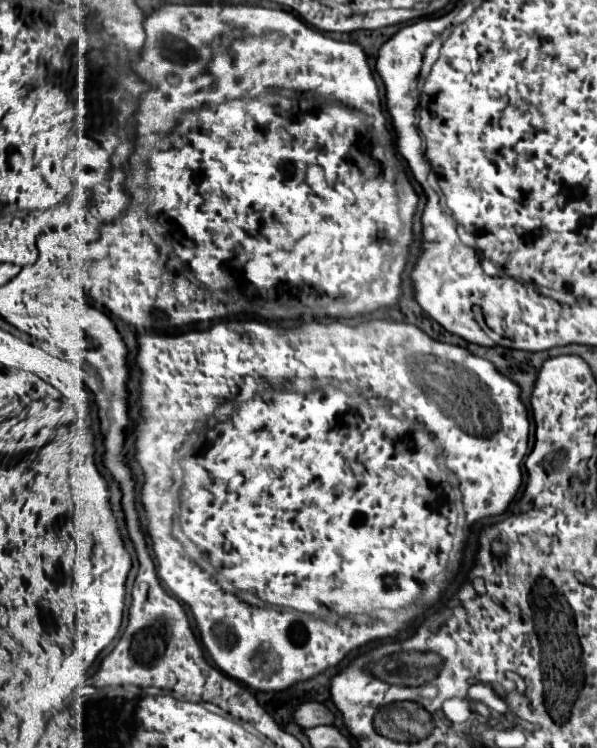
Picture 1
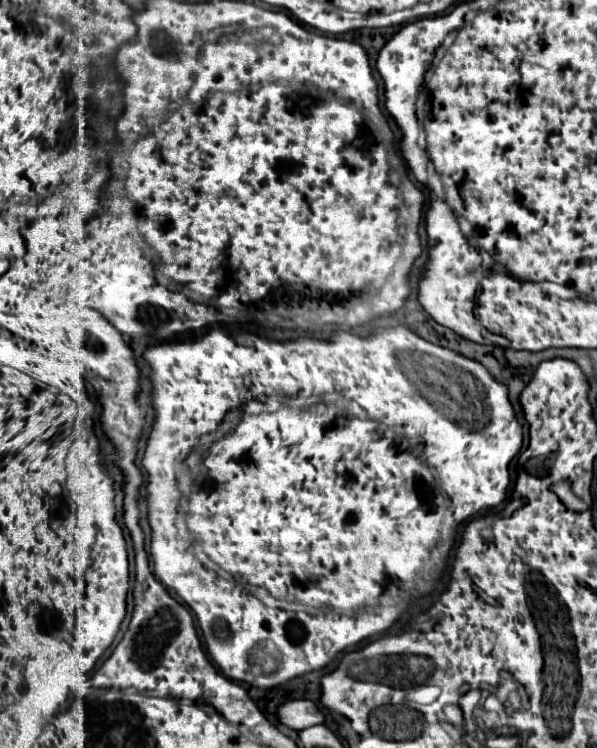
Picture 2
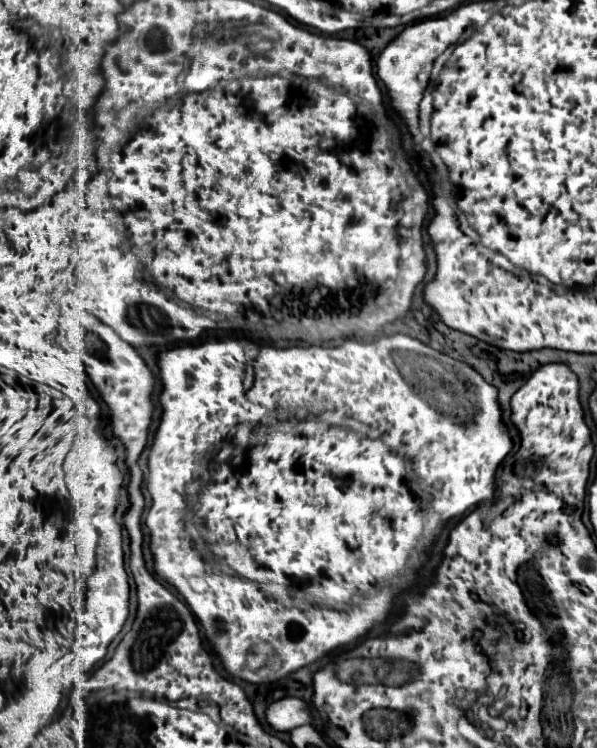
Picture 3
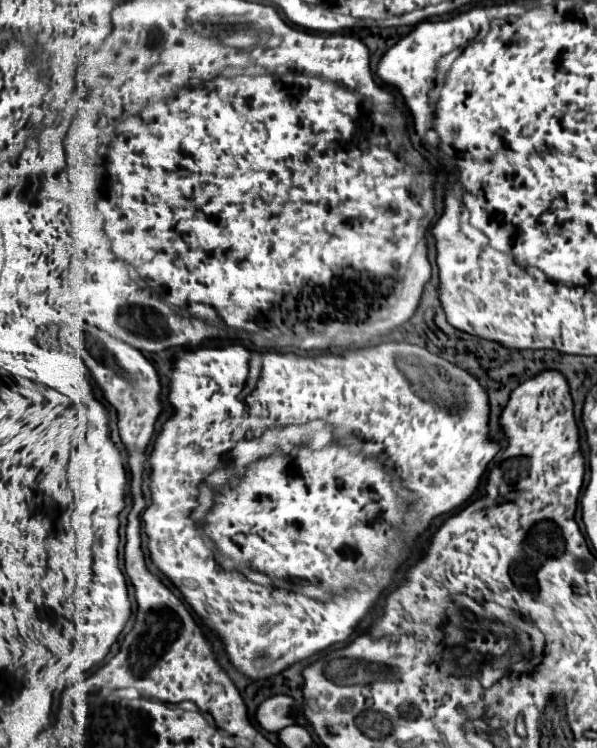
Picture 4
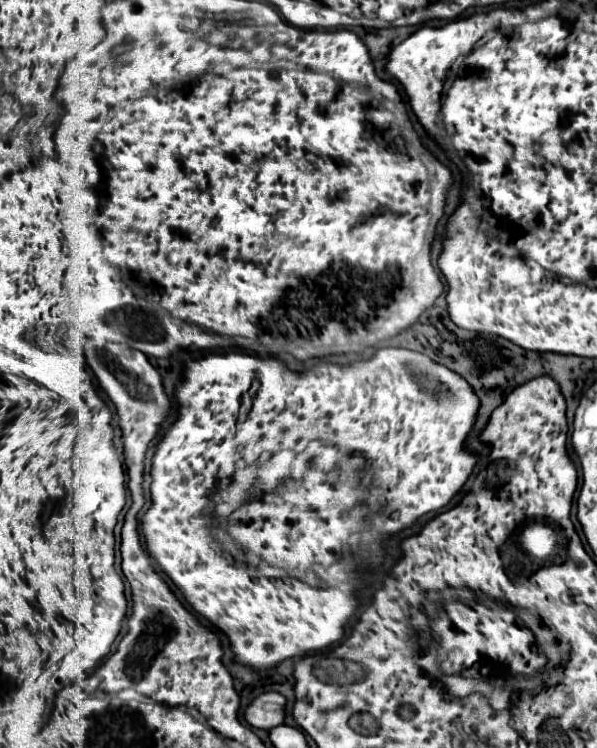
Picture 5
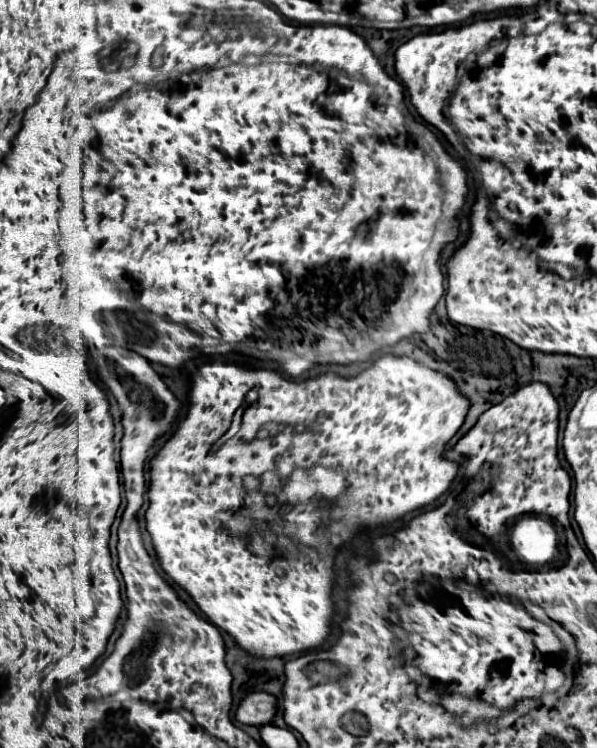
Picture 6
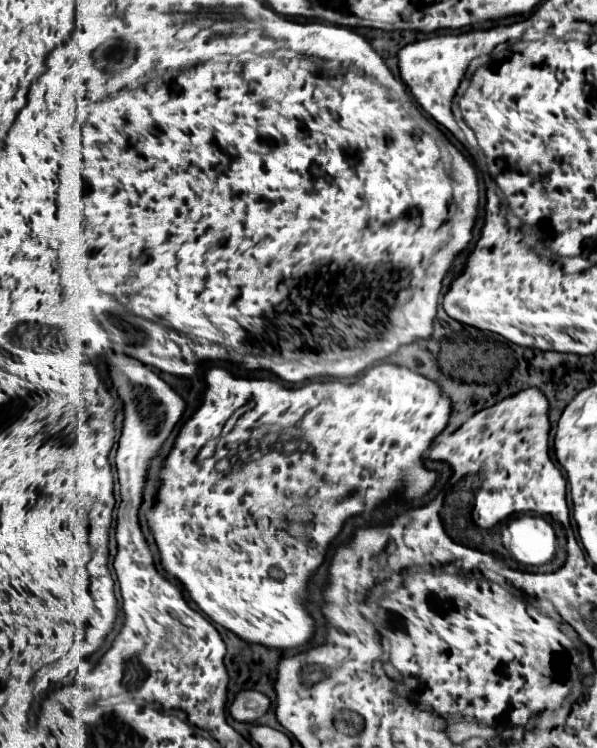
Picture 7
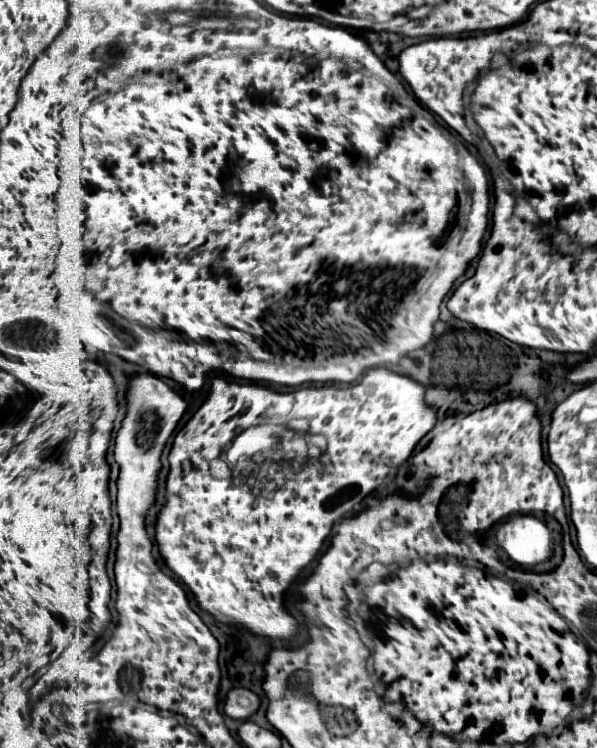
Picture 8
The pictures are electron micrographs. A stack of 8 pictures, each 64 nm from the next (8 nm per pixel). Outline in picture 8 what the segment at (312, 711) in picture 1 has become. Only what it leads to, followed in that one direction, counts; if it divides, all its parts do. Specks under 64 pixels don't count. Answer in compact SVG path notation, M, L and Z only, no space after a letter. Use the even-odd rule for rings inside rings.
M232 688L224 698L224 712L234 720L250 718L260 706L260 698L246 688Z

